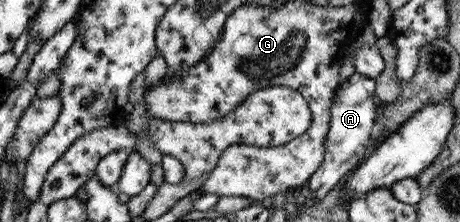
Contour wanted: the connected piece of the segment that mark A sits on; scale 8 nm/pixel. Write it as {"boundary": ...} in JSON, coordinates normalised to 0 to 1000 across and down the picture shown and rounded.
{"boundary":[[[767,324],[754,351],[754,369],[730,392],[726,450],[715,486],[711,613],[702,631],[702,730],[693,730],[685,779],[657,847],[665,910],[678,914],[702,896],[702,883],[722,856],[743,793],[798,685],[798,653],[815,586],[826,495],[826,468],[817,459],[811,423],[815,374],[817,356]]]}

